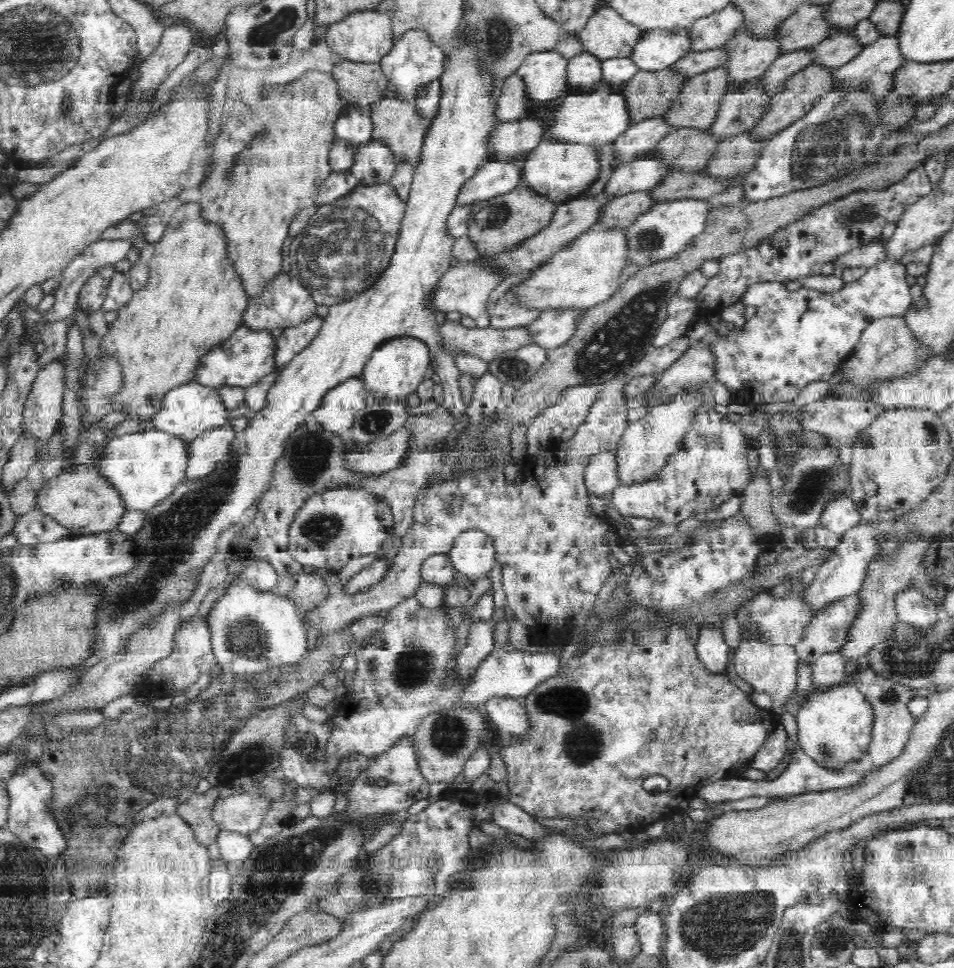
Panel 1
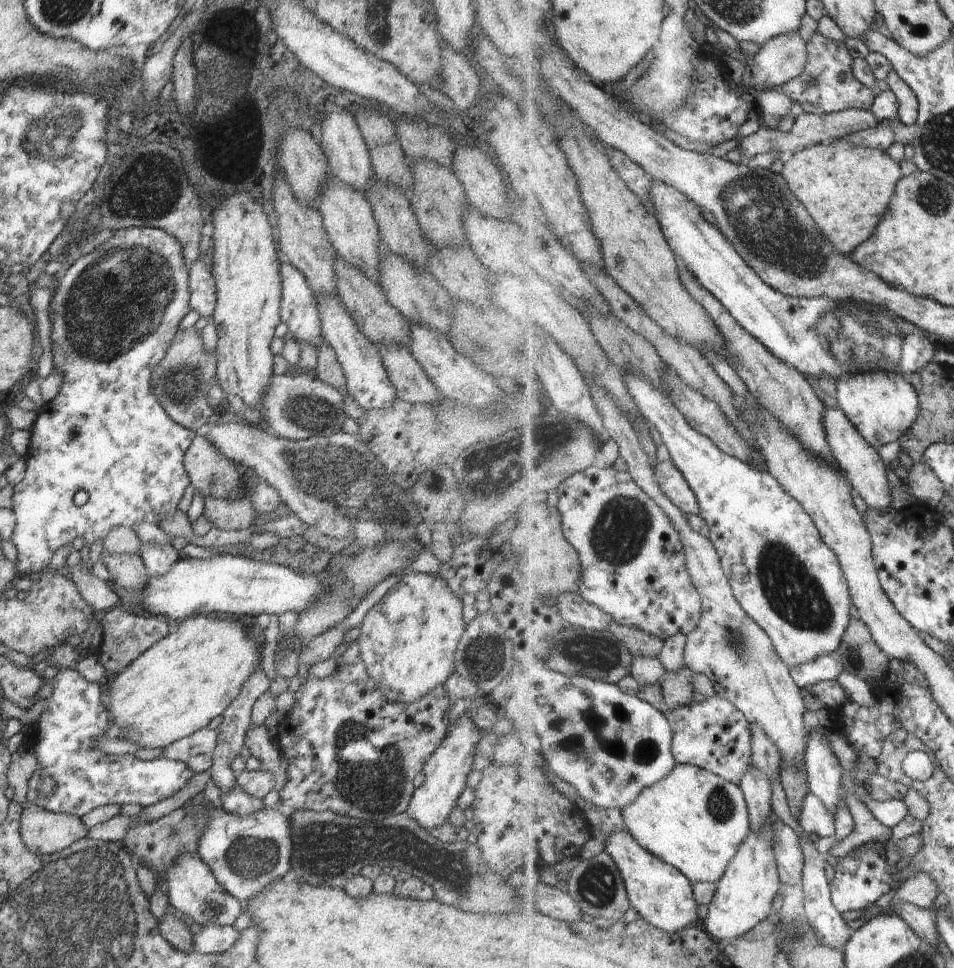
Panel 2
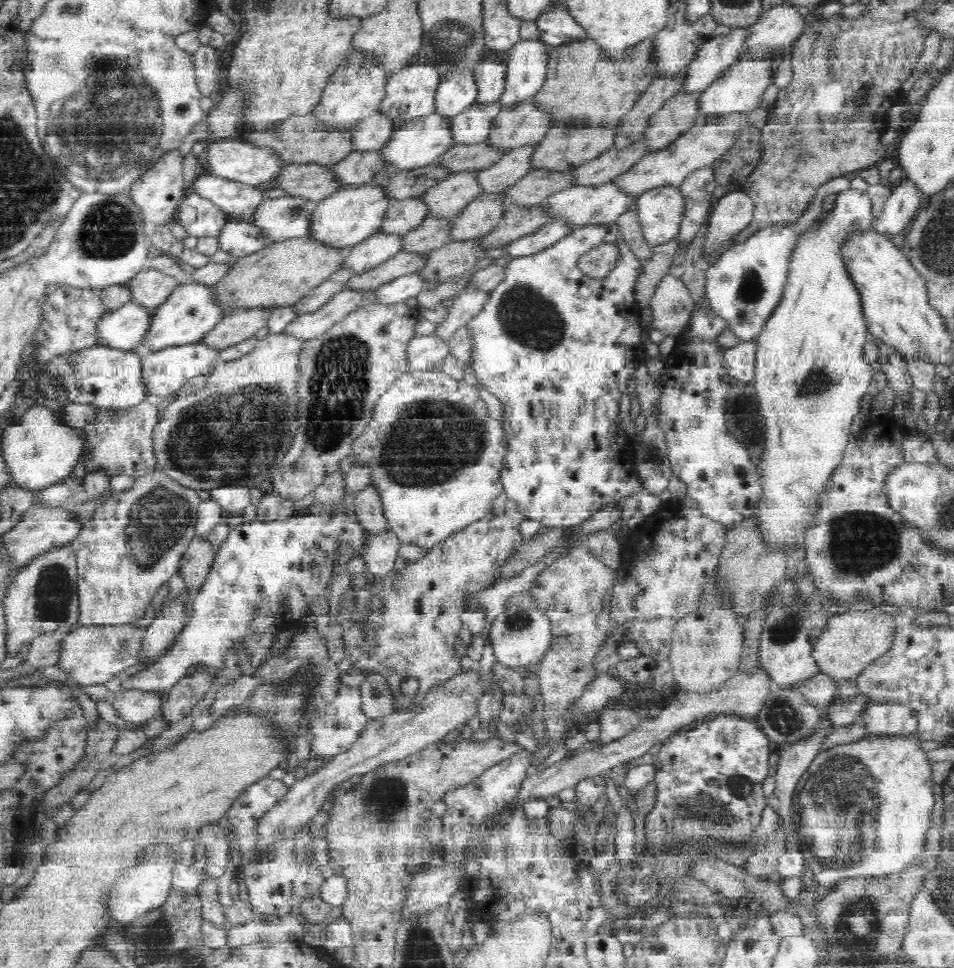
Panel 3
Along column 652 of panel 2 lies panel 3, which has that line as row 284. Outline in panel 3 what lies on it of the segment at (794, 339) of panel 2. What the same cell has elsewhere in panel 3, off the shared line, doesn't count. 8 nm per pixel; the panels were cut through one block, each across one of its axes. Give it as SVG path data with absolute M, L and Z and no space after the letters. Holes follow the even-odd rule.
M194 283L178 285L168 294L168 298L151 312L148 326L140 336L138 344L141 349L155 352L171 346L198 343L204 334L216 326L216 322L223 315L223 312L220 312L220 309L209 300L209 286Z

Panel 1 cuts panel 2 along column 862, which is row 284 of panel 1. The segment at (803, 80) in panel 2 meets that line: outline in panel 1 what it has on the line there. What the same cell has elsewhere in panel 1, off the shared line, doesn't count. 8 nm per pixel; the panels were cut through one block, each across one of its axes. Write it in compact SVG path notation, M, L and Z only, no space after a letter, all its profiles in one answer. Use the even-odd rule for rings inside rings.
M102 264L102 266L96 266L96 270L84 280L80 290L78 290L76 304L85 316L90 316L93 312L101 310L108 286L110 286L110 280L115 272L114 264Z

